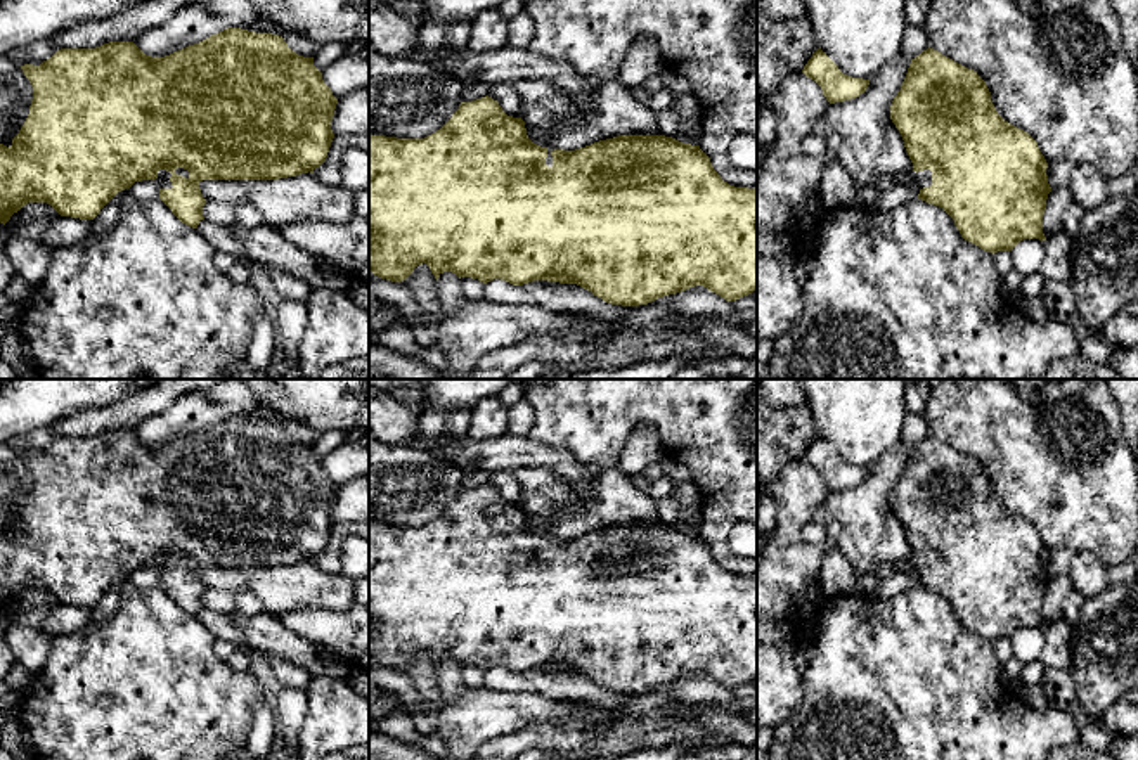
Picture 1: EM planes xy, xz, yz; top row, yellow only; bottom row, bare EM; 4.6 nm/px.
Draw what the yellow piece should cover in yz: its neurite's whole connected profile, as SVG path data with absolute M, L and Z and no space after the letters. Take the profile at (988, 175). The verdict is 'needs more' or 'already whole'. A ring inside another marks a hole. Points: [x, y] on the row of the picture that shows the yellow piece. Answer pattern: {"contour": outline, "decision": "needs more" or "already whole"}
{"contour": "M928 47L911 59L892 100L890 119L913 163L918 199L942 208L965 241L993 254L1012 251L1024 239L1046 241L1043 215L1051 192L1048 163L1027 132L998 114L977 71Z", "decision": "needs more"}

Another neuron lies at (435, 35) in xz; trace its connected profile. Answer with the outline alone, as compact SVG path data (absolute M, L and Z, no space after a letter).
M419 19L417 31L421 45L428 52L436 50L462 50L468 47L471 36L471 23L457 21L447 23L442 19Z

